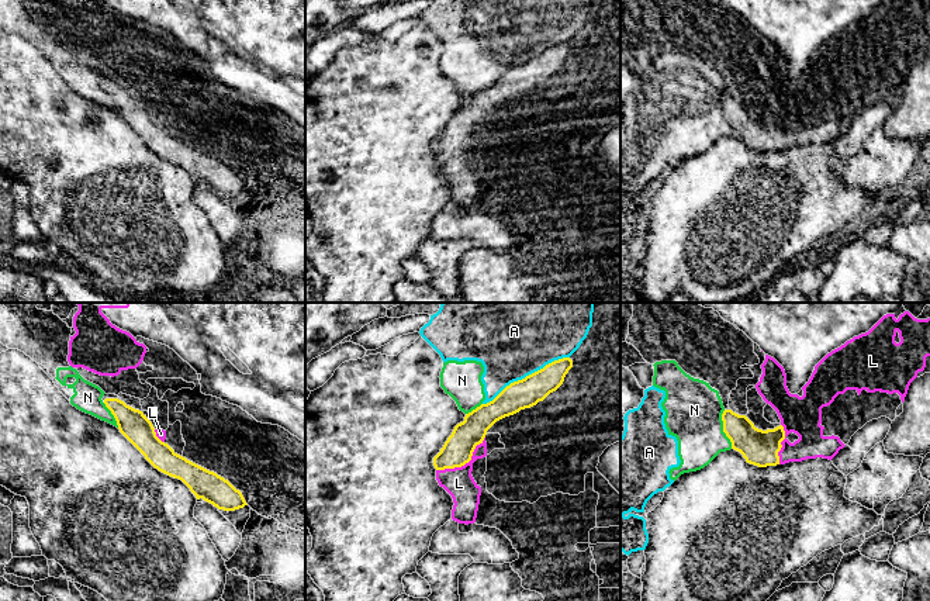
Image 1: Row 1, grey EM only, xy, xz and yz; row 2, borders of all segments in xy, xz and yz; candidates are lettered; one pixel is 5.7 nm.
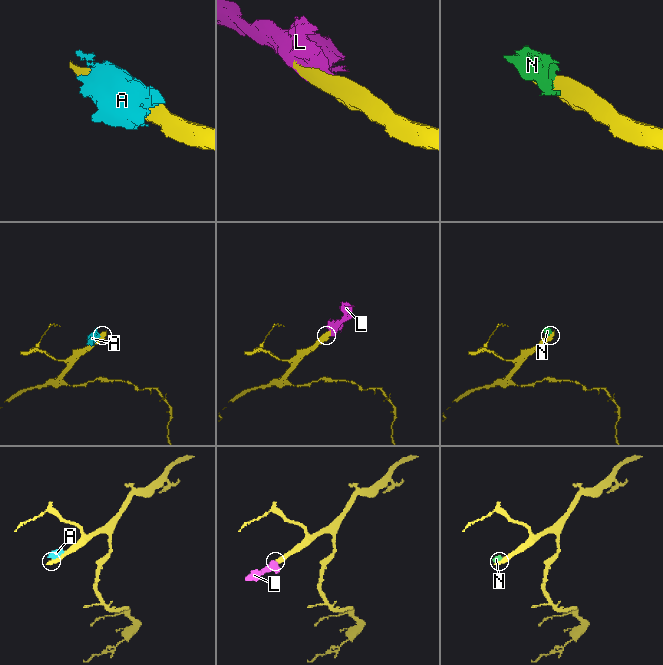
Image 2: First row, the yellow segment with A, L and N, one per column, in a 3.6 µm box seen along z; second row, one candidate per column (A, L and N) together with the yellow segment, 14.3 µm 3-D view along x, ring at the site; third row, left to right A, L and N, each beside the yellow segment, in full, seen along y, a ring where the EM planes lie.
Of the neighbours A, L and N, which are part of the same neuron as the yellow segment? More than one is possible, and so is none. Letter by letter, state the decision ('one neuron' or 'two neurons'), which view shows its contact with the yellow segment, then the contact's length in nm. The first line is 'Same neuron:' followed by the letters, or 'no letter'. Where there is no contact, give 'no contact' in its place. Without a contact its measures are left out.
Same neuron: L
A: two neurons; meets yellow in xz; contact 550 nm long
L: one neuron; meets yellow in xz; contact 340 nm long
N: two neurons; meets yellow in yz; contact 220 nm long

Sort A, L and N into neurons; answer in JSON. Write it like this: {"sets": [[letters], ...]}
{"sets": [["A", "N"], ["L"]]}

